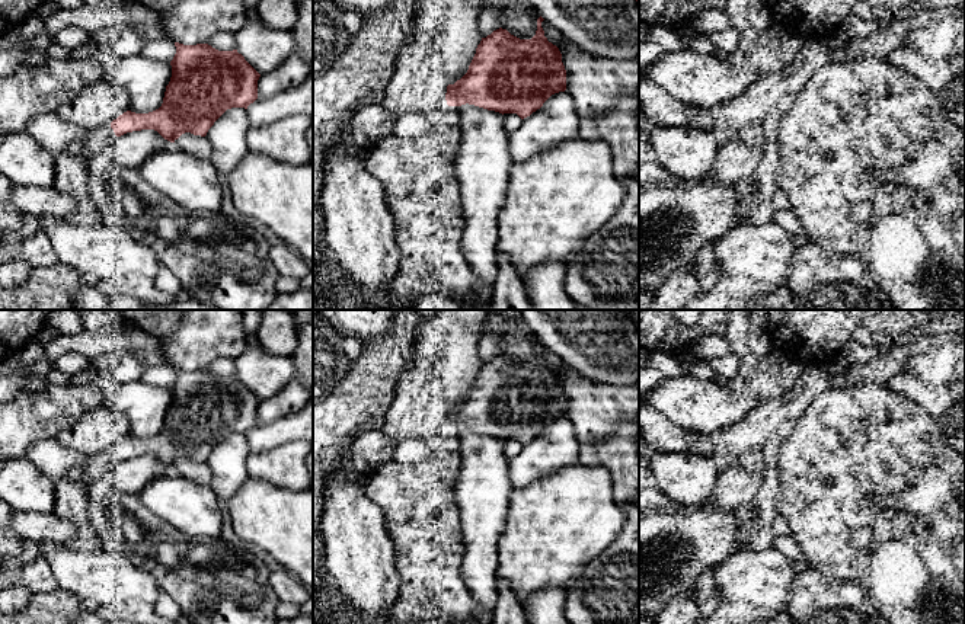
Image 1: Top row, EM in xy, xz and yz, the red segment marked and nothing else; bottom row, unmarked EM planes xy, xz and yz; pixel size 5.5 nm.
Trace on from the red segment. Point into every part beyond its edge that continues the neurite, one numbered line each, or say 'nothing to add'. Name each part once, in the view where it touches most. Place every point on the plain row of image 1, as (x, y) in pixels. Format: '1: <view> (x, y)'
1: xy (96, 466)

